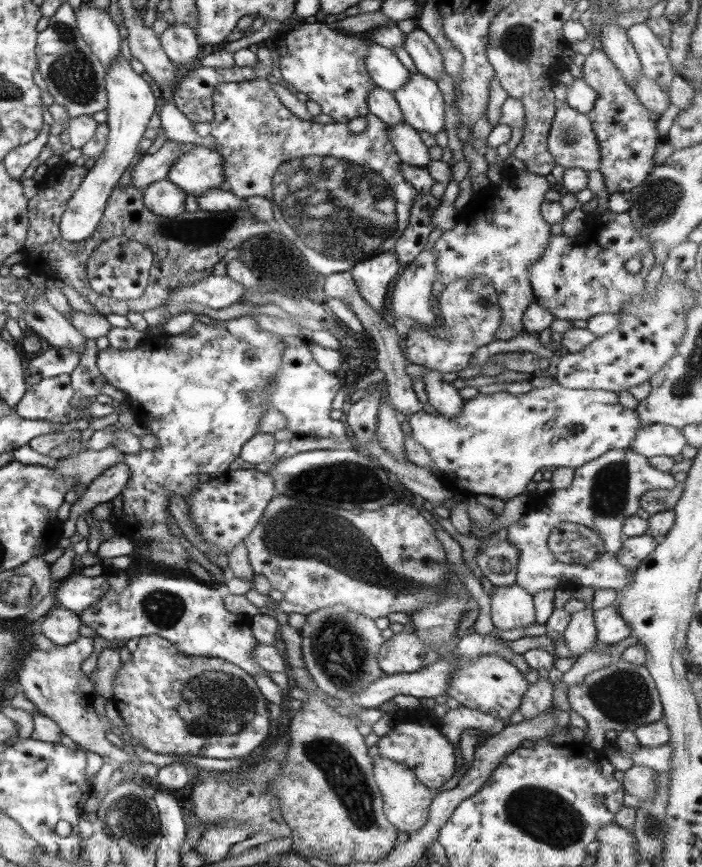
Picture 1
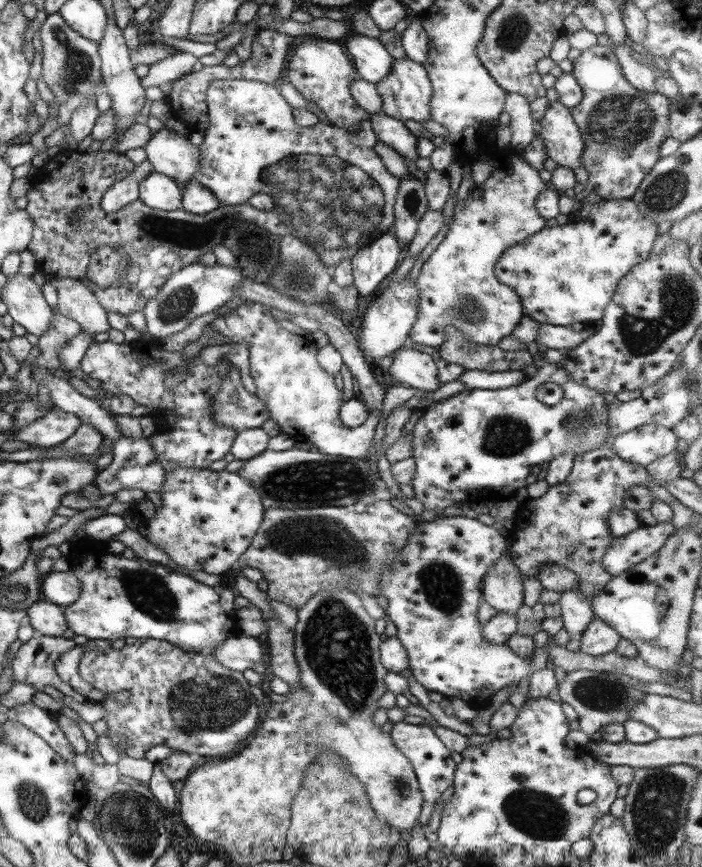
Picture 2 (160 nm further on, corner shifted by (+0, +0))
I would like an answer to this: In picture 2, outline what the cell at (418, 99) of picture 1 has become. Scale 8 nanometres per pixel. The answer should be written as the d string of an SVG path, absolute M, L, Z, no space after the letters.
M403 57L395 59L391 64L389 74L383 79L379 79L374 84L376 93L380 98L380 111L391 118L400 120L429 120L429 101L431 96L431 85L427 77L427 72L423 66L413 62L410 58Z

